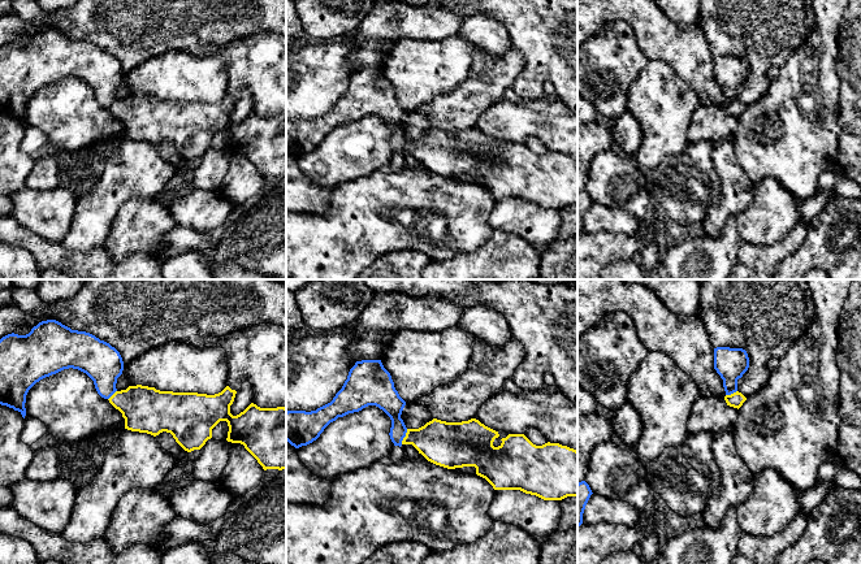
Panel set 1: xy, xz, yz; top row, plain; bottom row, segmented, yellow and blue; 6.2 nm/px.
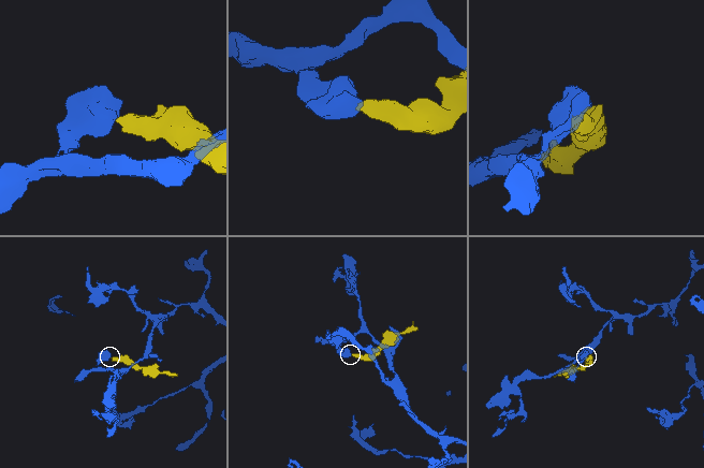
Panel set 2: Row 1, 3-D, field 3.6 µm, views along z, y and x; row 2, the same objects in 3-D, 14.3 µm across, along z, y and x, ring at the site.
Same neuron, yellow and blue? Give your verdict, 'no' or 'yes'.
no

